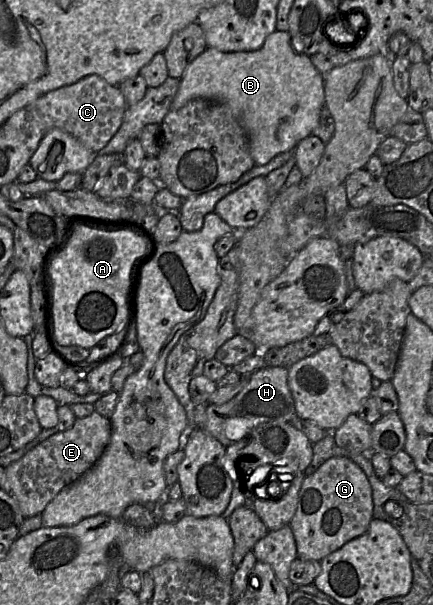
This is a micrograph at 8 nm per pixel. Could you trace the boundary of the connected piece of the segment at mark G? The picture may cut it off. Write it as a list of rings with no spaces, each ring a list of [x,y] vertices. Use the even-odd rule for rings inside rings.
[[[347,457],[328,459],[313,474],[305,477],[299,491],[296,512],[289,524],[296,541],[297,558],[321,561],[345,543],[364,534],[372,519],[372,488],[363,470]]]

